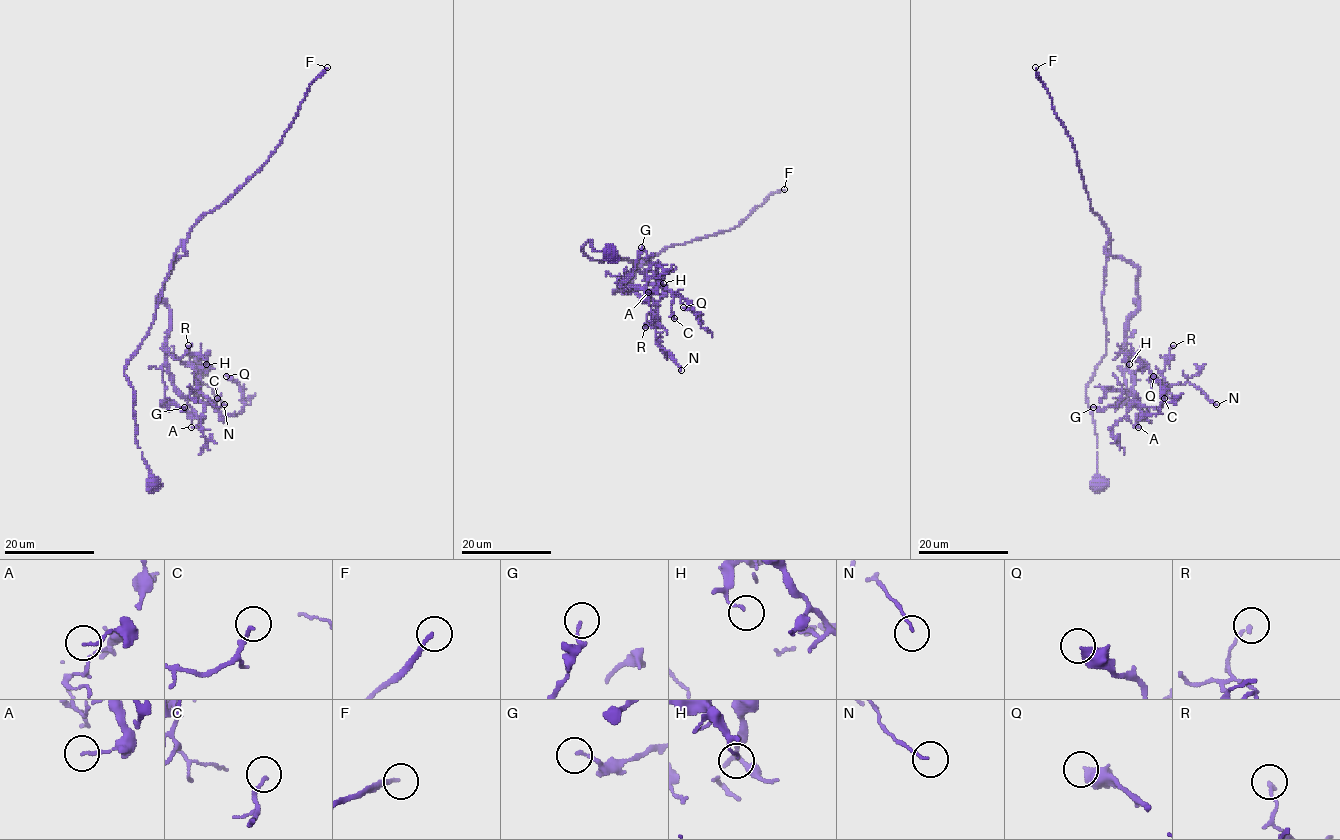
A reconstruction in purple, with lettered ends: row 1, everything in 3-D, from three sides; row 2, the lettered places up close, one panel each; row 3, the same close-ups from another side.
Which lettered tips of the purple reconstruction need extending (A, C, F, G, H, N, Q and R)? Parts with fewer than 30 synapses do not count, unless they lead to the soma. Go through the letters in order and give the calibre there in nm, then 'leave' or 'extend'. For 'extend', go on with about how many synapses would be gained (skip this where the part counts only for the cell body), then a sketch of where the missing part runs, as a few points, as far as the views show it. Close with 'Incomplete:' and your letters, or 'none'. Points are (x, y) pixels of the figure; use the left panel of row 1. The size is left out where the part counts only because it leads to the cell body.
A: calibre 110 nm; leave
C: calibre 150 nm; leave
F: calibre 160 nm; extend; 45 synapses
G: calibre 110 nm; leave
H: calibre 90 nm; leave
N: calibre 80 nm; leave
Q: calibre 320 nm; leave
R: calibre 150 nm; leave
Incomplete: F

